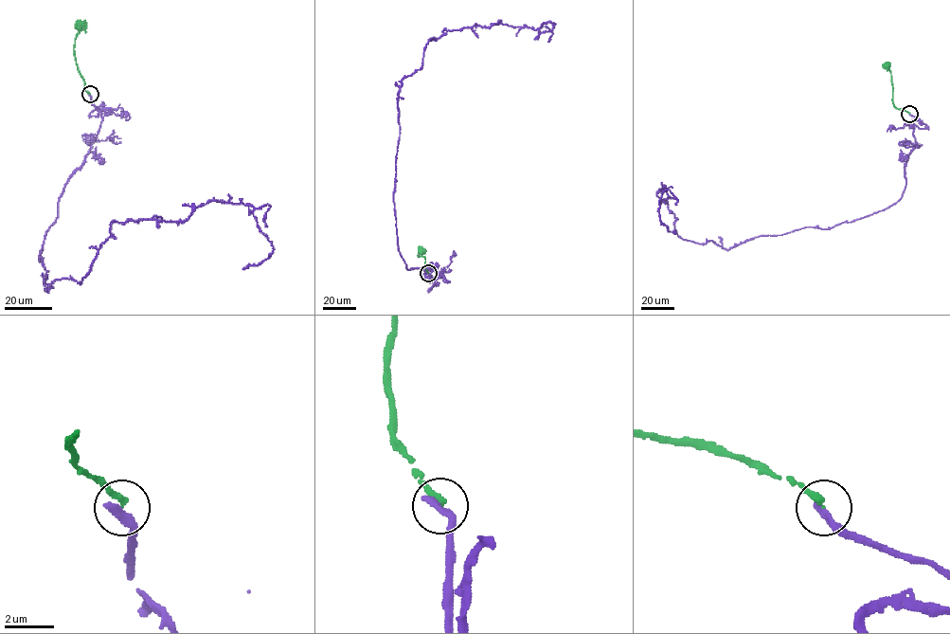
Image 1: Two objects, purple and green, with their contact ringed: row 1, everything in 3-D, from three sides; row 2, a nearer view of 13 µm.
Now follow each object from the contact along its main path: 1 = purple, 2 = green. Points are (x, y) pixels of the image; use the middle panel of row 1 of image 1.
1: (428, 273), (429, 282), (437, 277), (407, 269), (398, 245), (401, 81), (444, 30), (555, 23), (534, 39)
2: (428, 273), (424, 258), (418, 256), (421, 249)

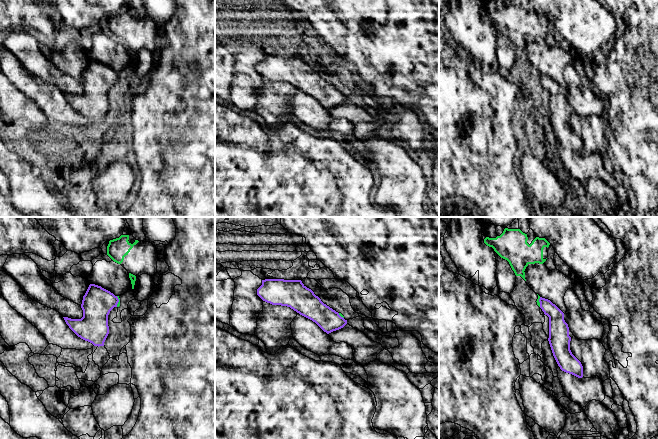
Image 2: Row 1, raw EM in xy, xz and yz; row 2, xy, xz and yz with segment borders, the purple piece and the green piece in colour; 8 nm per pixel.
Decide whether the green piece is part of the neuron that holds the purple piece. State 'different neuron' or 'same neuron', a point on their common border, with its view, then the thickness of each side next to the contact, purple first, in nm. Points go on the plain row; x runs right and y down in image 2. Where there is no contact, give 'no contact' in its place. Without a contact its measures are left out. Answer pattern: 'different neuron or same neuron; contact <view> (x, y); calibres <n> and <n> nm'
different neuron; contact xy (118, 77); calibres 240 and 20 nm

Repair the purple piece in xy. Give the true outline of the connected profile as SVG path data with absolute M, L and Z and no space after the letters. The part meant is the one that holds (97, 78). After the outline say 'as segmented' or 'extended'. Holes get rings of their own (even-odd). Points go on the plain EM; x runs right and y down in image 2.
M90 60L81 80L83 93L81 95L63 94L78 113L94 122L104 122L109 110L108 91L114 83L117 83L118 78L118 73L110 67Z | as segmented

